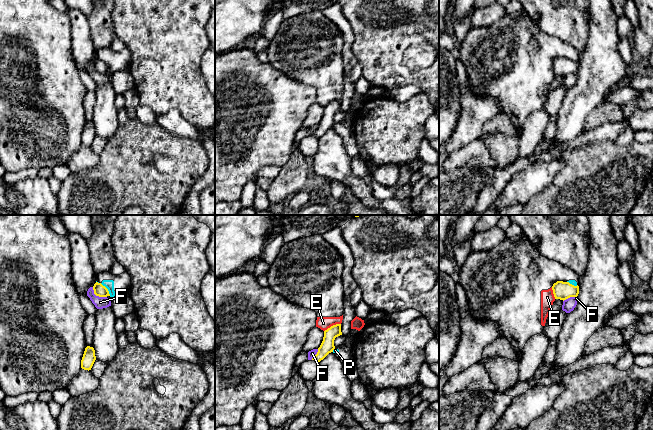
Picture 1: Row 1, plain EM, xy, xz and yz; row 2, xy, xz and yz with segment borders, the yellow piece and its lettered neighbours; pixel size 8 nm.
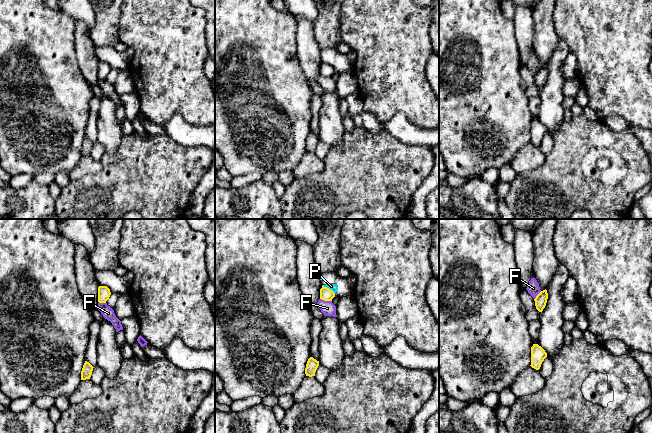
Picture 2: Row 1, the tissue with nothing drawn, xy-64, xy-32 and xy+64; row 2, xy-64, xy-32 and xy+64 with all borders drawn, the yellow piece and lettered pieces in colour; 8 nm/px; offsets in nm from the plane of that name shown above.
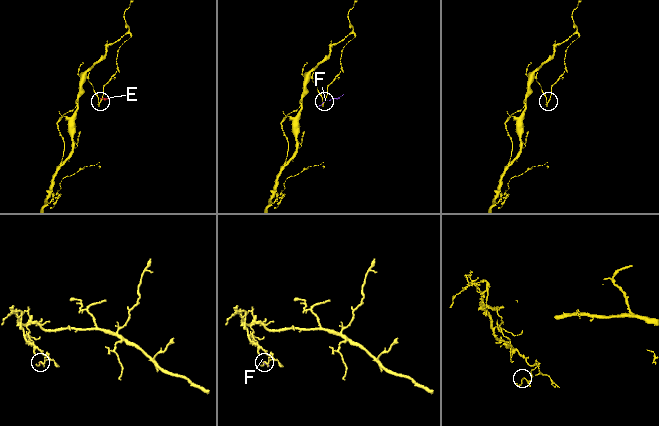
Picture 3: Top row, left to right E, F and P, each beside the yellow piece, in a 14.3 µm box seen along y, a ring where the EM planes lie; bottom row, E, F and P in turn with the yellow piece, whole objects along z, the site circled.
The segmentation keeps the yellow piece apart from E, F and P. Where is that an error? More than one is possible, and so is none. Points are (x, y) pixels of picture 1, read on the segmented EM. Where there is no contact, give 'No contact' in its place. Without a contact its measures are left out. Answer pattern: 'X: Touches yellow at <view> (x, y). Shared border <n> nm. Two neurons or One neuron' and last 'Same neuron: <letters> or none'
E: Touches yellow at xz (333, 325). Shared border 150 nm. Two neurons
F: Touches yellow at xy (97, 295). Shared border 150 nm. Two neurons
P: Touches yellow at xy (107, 289). Shared border 130 nm. Two neurons
Same neuron: none

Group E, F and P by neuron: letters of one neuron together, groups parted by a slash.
E P / F

